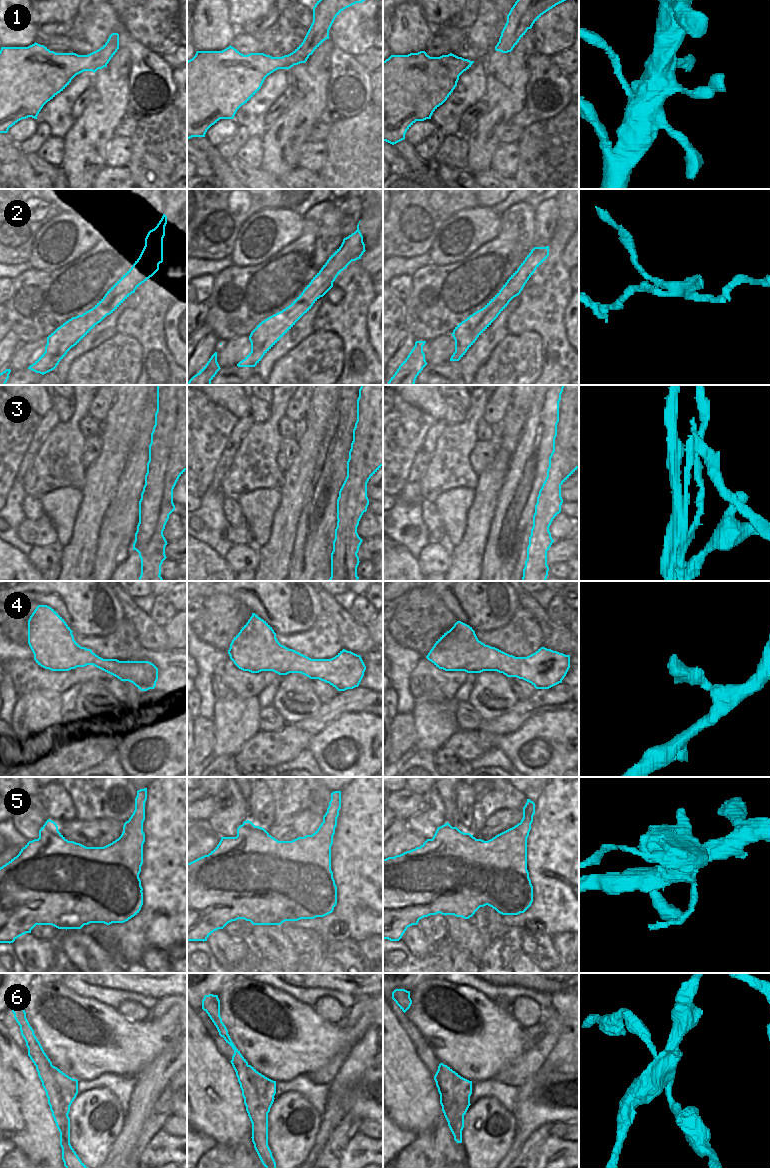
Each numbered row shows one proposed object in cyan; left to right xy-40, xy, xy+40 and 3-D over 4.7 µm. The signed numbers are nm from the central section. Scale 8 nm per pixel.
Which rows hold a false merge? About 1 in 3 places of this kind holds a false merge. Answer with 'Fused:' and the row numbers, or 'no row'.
Fused: 2, 3, 5, 6

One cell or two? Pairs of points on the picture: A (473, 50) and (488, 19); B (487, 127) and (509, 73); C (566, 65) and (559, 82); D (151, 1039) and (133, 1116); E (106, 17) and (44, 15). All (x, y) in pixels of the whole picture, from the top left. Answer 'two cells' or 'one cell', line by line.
A: one cell
B: one cell
C: two cells
D: two cells
E: two cells

